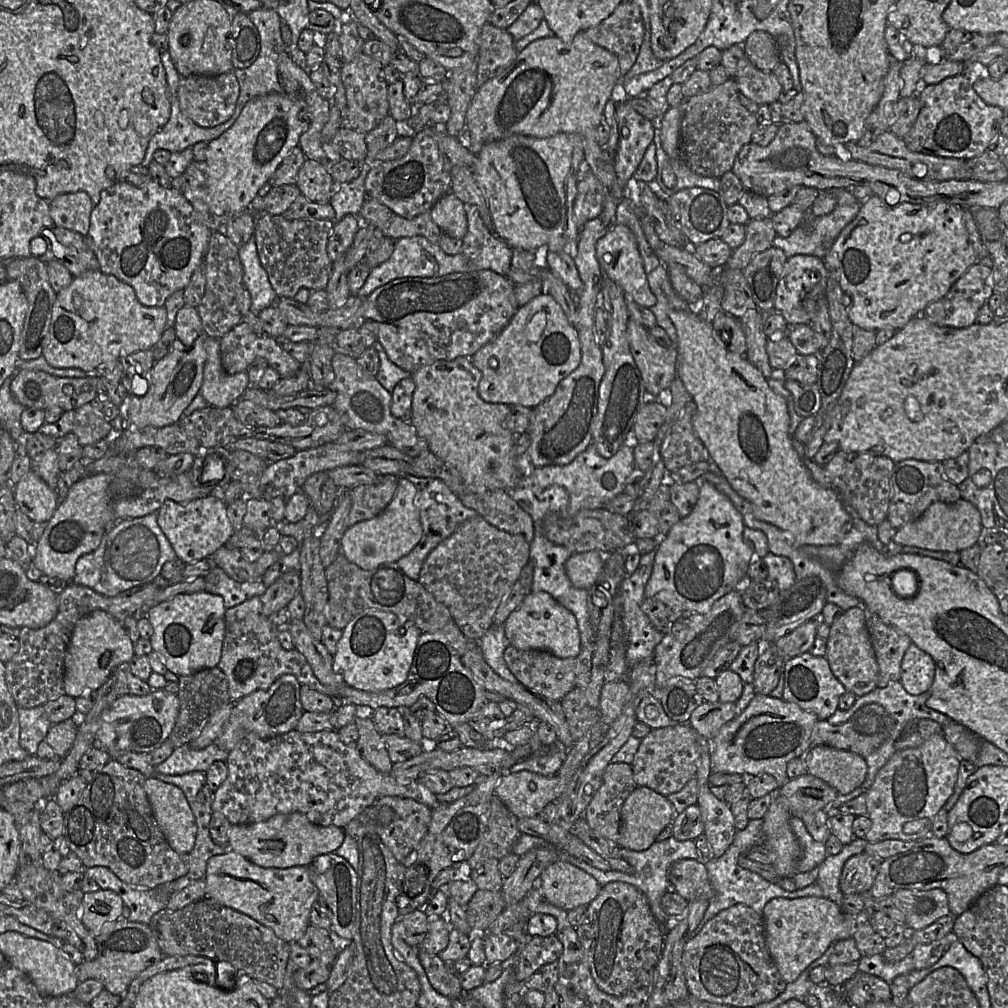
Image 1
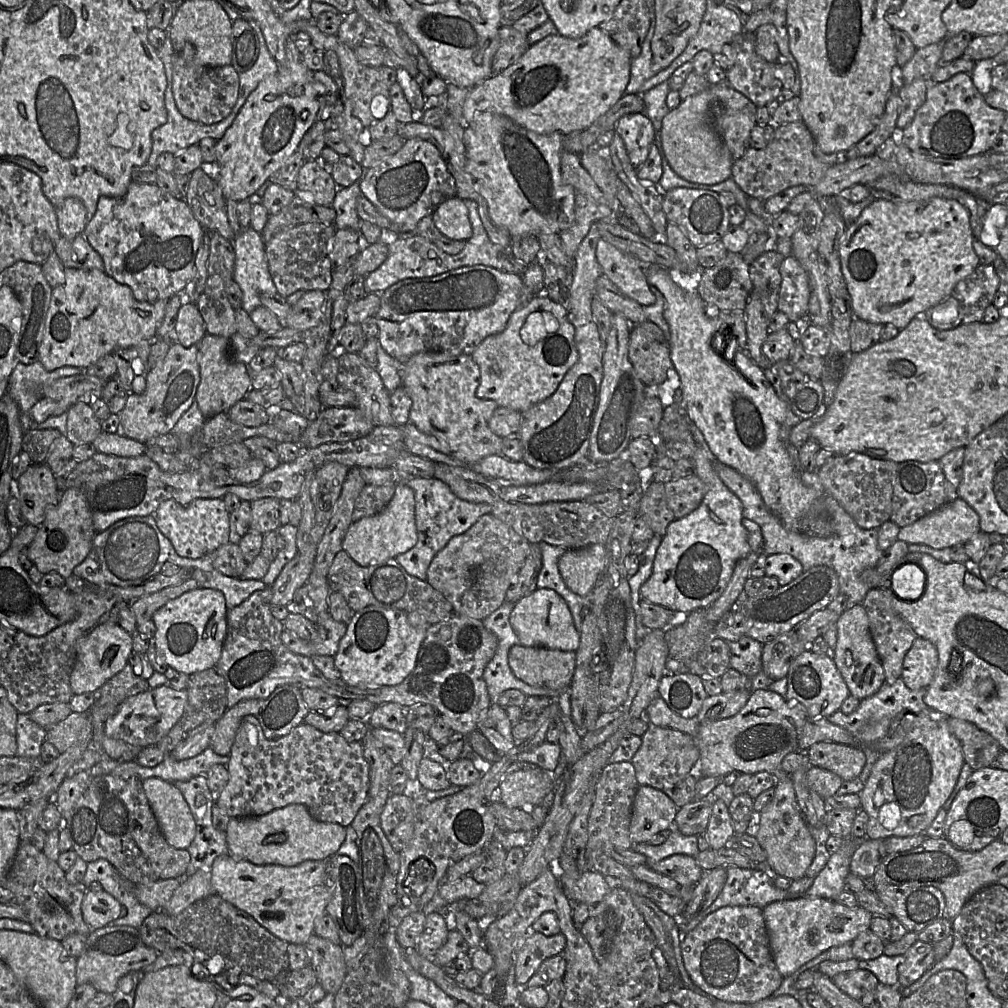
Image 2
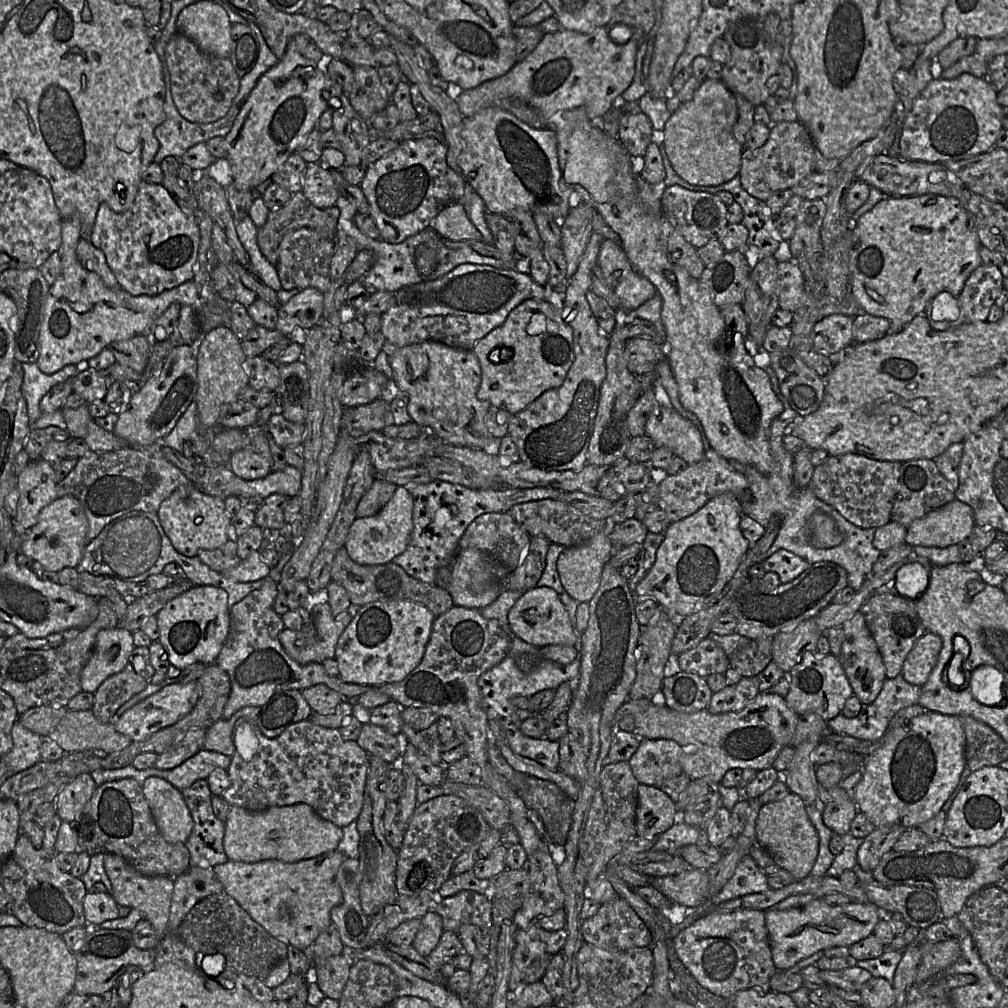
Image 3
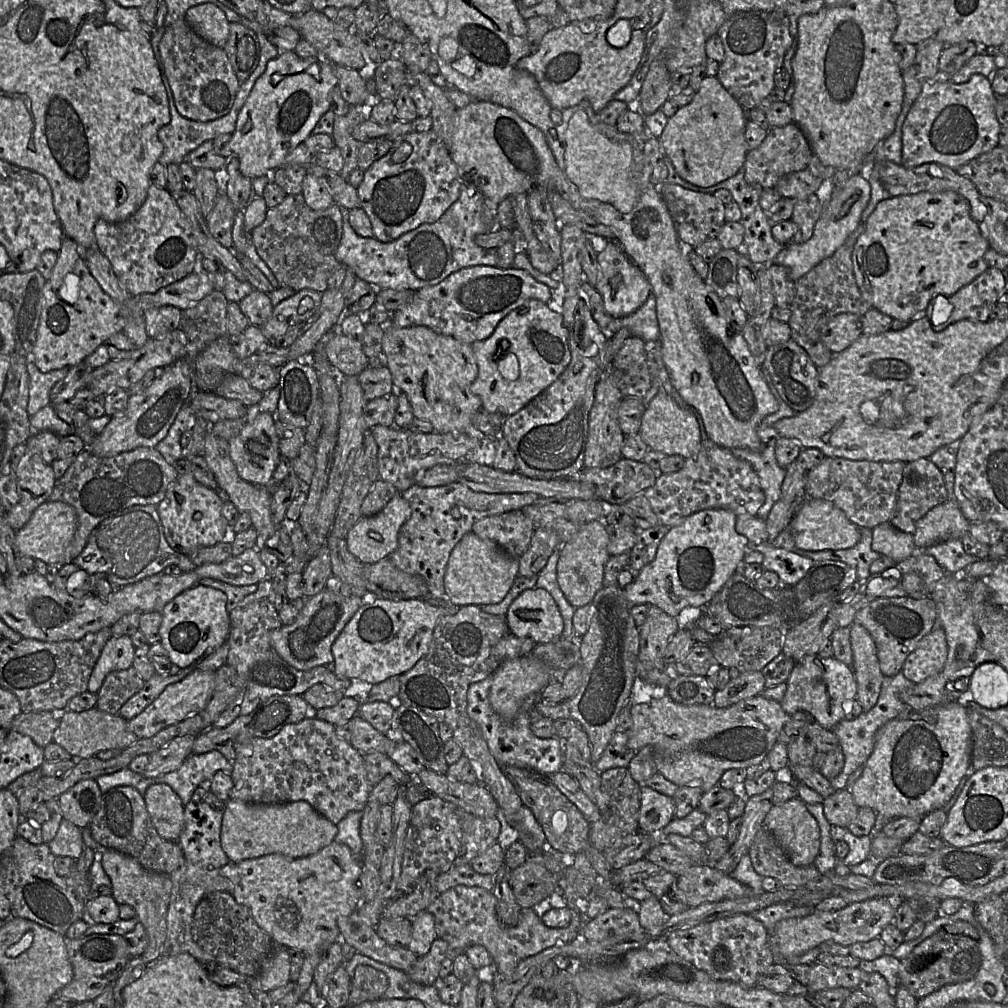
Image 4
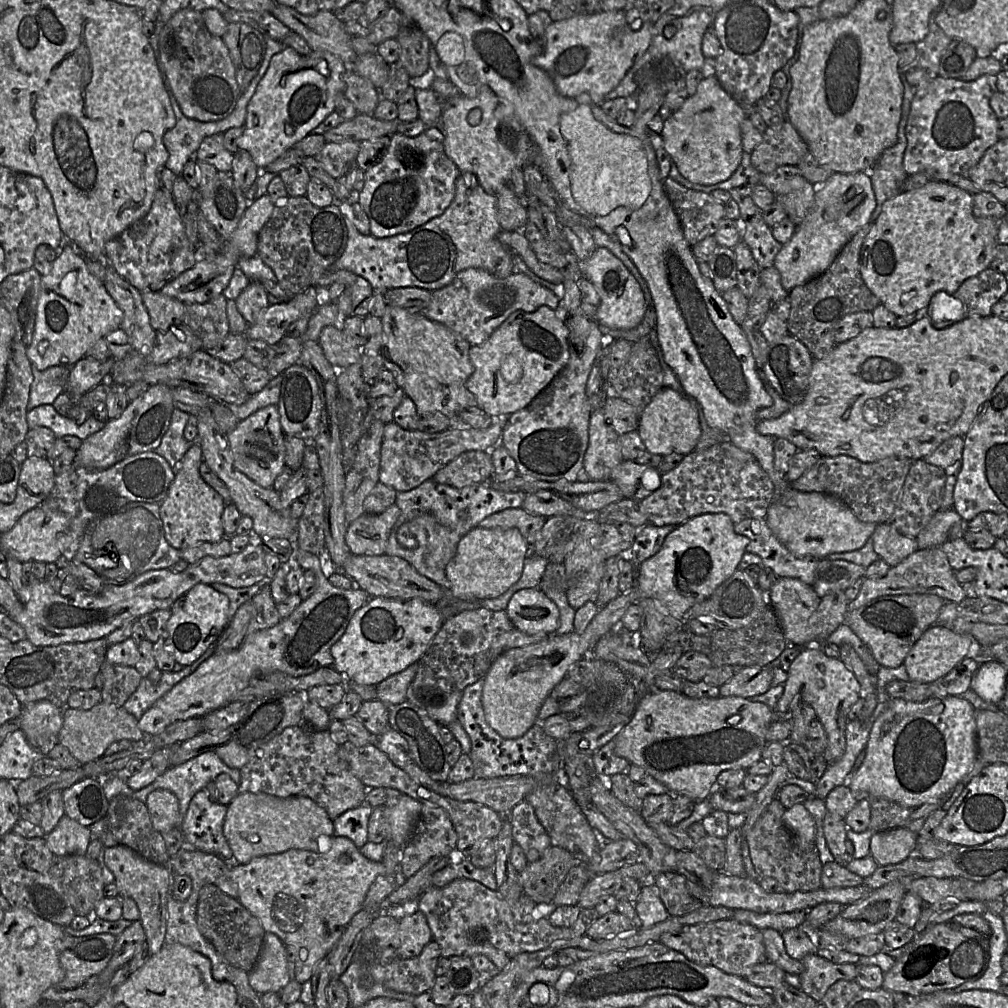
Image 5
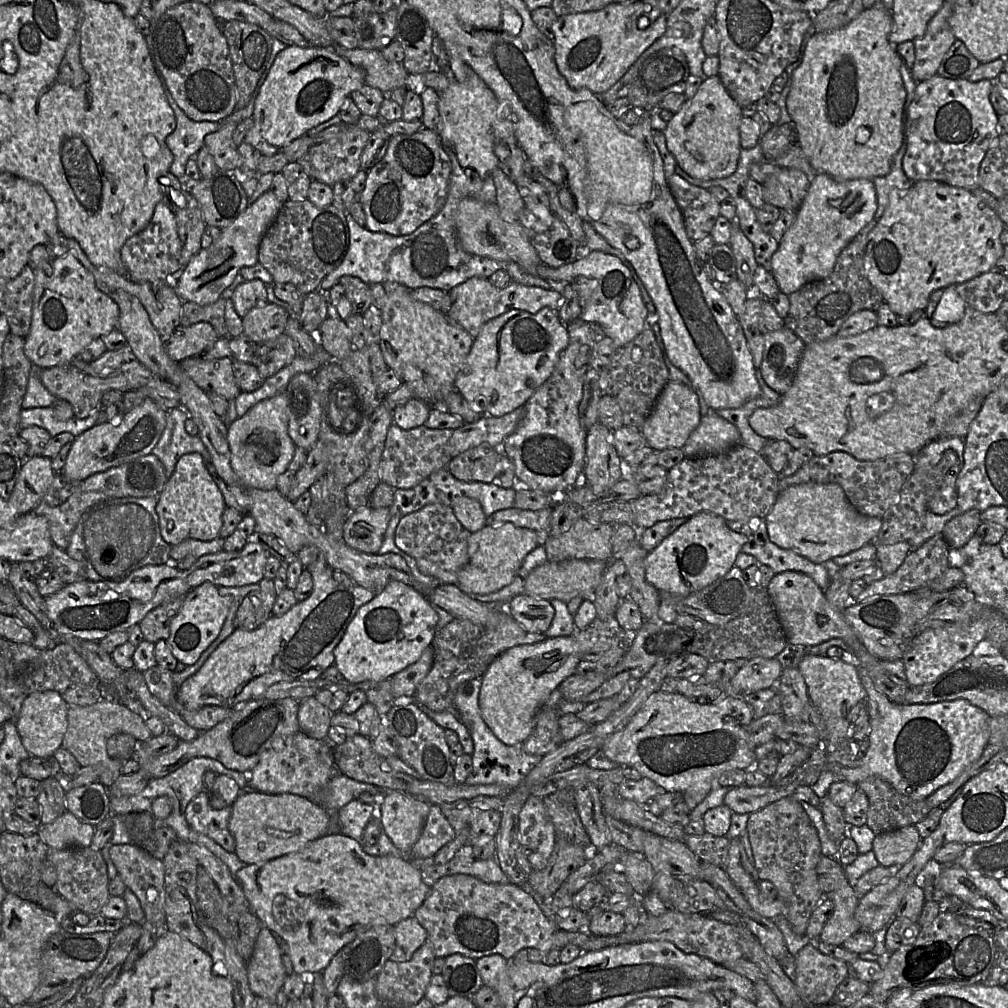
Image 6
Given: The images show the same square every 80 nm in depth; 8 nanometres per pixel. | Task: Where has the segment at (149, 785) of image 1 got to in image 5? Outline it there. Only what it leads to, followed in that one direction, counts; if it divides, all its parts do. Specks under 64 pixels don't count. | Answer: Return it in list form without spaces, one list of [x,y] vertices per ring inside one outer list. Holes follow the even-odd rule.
[[[156,789],[149,793],[145,804],[153,827],[159,833],[165,833],[178,826],[179,801],[173,792]]]

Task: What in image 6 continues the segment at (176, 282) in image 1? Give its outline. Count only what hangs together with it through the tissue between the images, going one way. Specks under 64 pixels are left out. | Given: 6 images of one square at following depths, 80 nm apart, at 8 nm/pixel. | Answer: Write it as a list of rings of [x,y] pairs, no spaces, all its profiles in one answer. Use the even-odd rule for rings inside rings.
[[[162,200],[157,203],[149,224],[142,231],[128,238],[121,248],[121,260],[128,278],[137,283],[173,282],[172,275],[183,270],[179,263],[181,247],[175,215],[167,201]]]

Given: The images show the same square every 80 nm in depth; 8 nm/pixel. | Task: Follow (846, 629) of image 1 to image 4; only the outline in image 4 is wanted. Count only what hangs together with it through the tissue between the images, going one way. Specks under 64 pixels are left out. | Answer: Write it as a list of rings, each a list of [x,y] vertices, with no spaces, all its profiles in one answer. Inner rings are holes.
[[[856,622],[849,628],[853,652],[852,670],[857,683],[856,699],[861,703],[863,712],[867,712],[878,700],[884,675],[875,643],[867,629]]]

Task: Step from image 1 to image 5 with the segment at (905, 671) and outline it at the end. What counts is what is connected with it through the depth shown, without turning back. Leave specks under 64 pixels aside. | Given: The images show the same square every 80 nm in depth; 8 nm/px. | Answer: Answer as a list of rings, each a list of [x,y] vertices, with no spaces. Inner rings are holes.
[[[934,624],[929,627],[909,650],[904,666],[910,681],[917,683],[932,683],[947,675],[970,653],[980,653],[982,647],[968,634],[960,634],[950,629]]]

